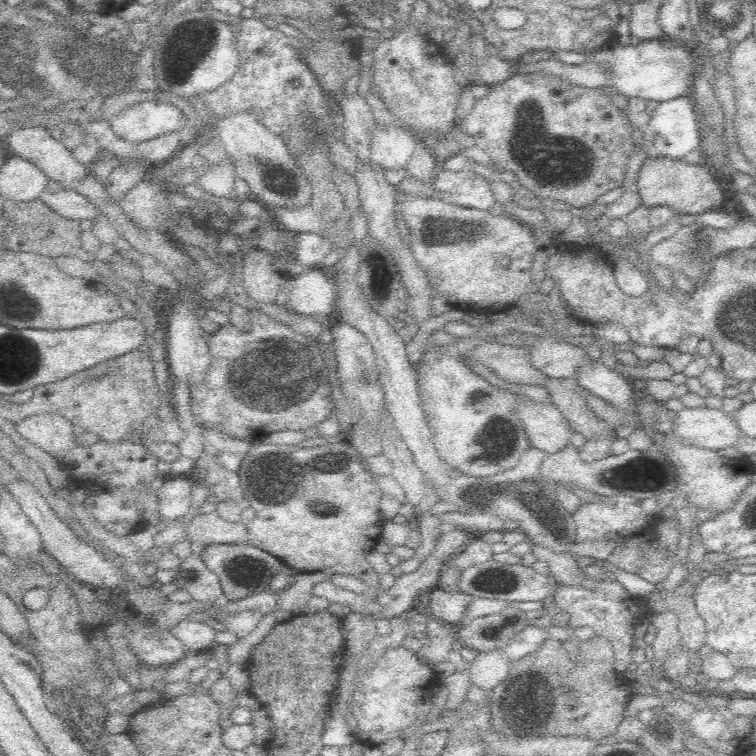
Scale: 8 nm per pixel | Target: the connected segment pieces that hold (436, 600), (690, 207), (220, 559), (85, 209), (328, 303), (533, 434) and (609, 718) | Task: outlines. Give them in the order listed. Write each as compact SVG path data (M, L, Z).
M435 587L430 595L430 603L427 611L431 613L431 618L439 619L450 624L456 624L464 620L466 610L474 597L470 594L459 592L458 590L444 590Z
M648 157L637 178L637 189L643 206L670 206L676 214L700 214L704 210L720 210L724 196L712 170L702 164L688 164L668 157Z
M208 544L199 547L199 551L206 567L212 573L218 574L228 604L240 598L250 597L250 594L273 589L271 581L281 573L283 566L279 558L274 558L272 554L262 552L250 544Z
M60 190L60 192L43 192L39 196L44 204L48 204L56 214L72 220L95 218L101 213L98 207L74 190Z
M306 270L300 276L290 278L285 294L288 306L298 312L298 318L334 314L332 306L335 306L336 284L330 282L324 272Z
M528 401L528 404L520 405L516 412L531 446L548 454L564 449L575 434L570 423L553 404Z
M548 638L536 651L532 651L512 662L510 676L500 682L490 694L490 714L492 728L496 732L520 738L536 738L536 736L584 736L600 740L616 734L624 718L624 710L628 704L628 682L624 674L614 672L614 650L606 638L590 638L580 644L580 652L576 662L561 648L558 640Z

